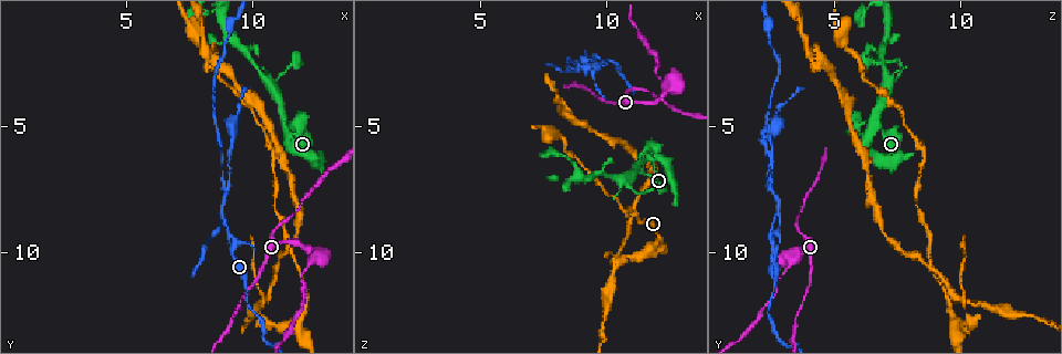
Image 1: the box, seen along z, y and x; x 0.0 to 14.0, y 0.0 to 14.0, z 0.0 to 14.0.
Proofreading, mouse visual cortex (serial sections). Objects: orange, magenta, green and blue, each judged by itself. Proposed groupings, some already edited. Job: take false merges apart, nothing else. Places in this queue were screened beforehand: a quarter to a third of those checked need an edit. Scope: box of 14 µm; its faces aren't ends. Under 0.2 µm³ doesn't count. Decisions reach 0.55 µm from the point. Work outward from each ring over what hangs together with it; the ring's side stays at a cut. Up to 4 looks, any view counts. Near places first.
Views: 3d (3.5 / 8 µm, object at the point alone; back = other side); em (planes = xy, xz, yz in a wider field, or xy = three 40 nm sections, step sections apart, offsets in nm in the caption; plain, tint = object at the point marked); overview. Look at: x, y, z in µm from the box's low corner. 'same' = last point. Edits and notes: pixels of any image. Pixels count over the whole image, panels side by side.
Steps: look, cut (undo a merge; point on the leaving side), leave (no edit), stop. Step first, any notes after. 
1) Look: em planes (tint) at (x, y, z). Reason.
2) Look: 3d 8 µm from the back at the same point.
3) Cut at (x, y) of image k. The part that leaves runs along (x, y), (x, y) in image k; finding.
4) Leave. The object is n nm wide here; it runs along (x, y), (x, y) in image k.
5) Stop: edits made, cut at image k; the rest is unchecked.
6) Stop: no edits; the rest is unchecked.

Look: 3d 3.5 µm from the back at (8.9, 7.6, 2.6). Arms run side by side.

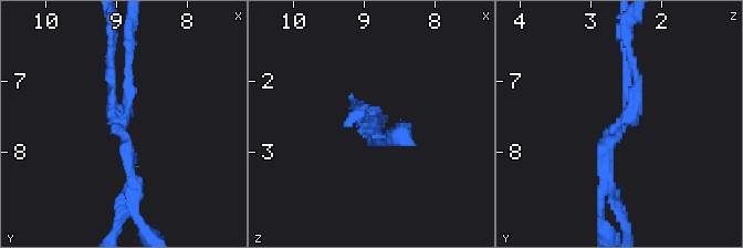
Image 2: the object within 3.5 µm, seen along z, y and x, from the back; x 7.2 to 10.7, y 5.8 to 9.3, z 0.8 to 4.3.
Look: em xy step 1 (tint) at (8.90, 7.65, 2.55). 3 arms meet here; the arms are 150, 150, 200 nm wide; now the EM.

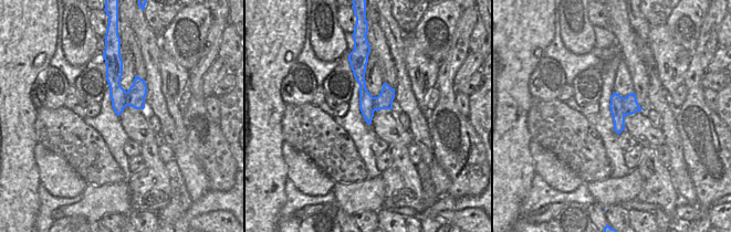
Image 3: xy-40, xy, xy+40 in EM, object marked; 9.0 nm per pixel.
Cut at (144, 227) of image 2. The object is 180 nm wide here; the part that leaves runs along (129, 175), (113, 80) in image 2; two cells meet here.

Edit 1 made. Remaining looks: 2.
Look: 3d 3.5 µm at (12.4, 10.1, 3.6). Narrows sharply.

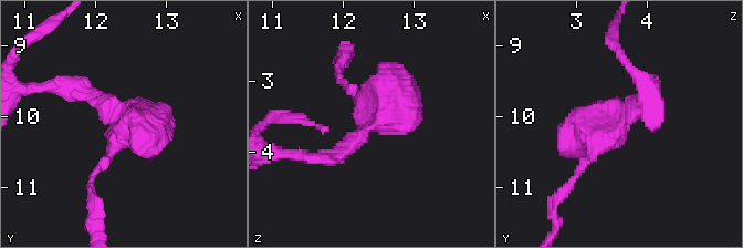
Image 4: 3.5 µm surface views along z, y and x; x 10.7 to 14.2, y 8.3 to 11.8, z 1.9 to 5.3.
Look: em xy step 2 (tint) at (12.40, 10.15, 3.55).

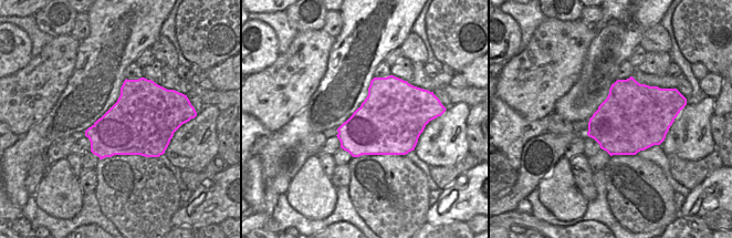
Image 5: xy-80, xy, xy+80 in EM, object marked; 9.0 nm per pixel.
Cut at (114, 143) of image 4. The part that leaves runs along (372, 120), (391, 91), (378, 62) in image 4; two cells meet here.

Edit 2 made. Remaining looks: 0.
Stop: edits made, cut at image 2, cut at image 4; the rest is unchecked.

